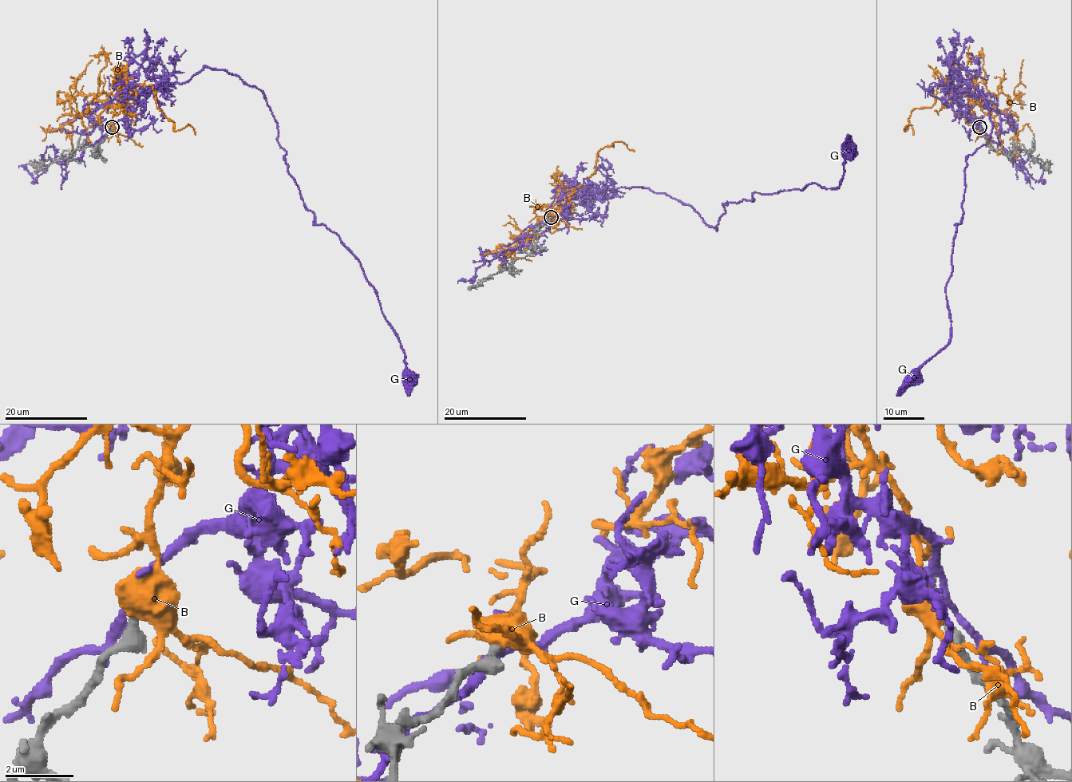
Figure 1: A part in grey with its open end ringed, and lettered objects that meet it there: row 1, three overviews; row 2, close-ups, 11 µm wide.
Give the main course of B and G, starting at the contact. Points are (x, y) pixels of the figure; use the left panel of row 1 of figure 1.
B: (111, 129), (121, 90), (144, 84), (153, 88), (157, 107), (173, 123), (176, 130), (187, 124), (195, 135)
G: (112, 126), (157, 84), (185, 83), (204, 68), (256, 86), (303, 204), (357, 260), (409, 380)

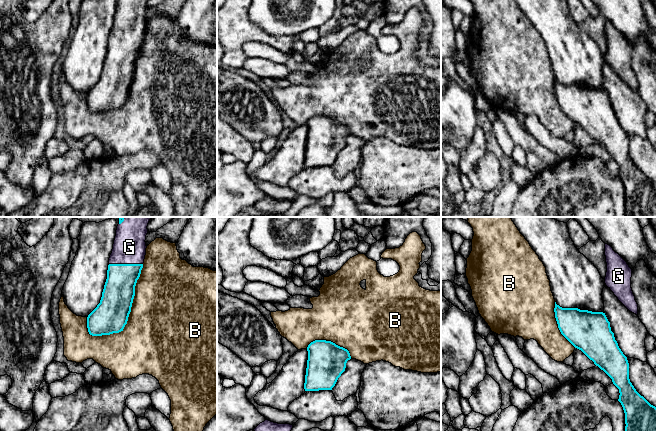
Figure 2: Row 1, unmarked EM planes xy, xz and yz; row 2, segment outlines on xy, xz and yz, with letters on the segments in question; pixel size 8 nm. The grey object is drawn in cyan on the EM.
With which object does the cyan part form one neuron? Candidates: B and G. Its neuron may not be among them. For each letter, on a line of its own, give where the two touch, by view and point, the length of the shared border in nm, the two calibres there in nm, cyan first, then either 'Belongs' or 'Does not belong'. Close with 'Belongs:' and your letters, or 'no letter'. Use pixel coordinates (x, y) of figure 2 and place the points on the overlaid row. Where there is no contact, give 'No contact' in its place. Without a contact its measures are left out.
B: Touches cyan at xy (129, 313). Shared border 700 nm. Thickness 280 nm (cyan) against 500 nm. Does not belong
G: Touches cyan at xy (126, 264). Shared border 280 nm. Thickness 260 nm (cyan) against 260 nm. Belongs
Belongs: G

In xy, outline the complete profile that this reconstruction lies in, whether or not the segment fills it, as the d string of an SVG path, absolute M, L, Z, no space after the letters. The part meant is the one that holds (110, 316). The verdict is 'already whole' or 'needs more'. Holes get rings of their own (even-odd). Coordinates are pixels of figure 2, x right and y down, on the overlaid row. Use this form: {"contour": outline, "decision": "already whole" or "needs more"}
{"contour": "M119 218L102 297L87 317L90 335L119 333L127 324L146 255L145 240L151 218Z", "decision": "needs more"}

